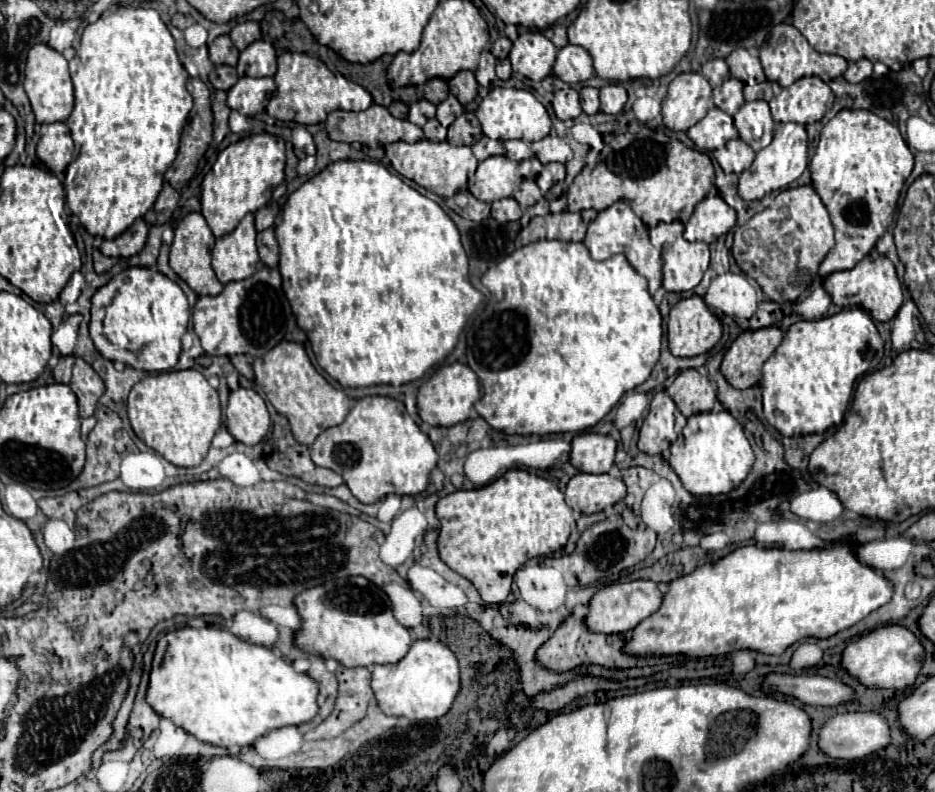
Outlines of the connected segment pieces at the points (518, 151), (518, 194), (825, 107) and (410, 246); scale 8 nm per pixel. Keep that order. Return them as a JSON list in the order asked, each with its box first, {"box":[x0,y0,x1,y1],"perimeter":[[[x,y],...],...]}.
[{"box":[505,141,531,161],"perimeter":[[[505,141],[505,157],[513,159],[513,161],[523,161],[527,157],[531,157],[531,149],[523,143],[523,141]]]},{"box":[513,179,543,209],"perimeter":[[[523,179],[521,185],[517,187],[517,191],[513,193],[513,197],[517,199],[517,203],[523,209],[527,209],[527,207],[535,205],[543,195],[541,195],[541,191],[539,191],[539,187],[537,187],[537,183],[533,179]]]},{"box":[769,77,835,125],"perimeter":[[[803,77],[791,87],[785,87],[777,97],[769,102],[775,122],[793,122],[809,125],[821,121],[821,117],[831,109],[835,97],[827,83],[819,77]]]},{"box":[275,161,483,387],"perimeter":[[[335,161],[325,171],[317,173],[309,181],[305,181],[295,193],[289,195],[283,207],[283,221],[275,227],[275,237],[279,241],[279,273],[283,279],[283,291],[291,305],[291,311],[297,319],[297,325],[307,333],[317,363],[343,387],[369,387],[369,385],[403,385],[411,383],[435,363],[443,361],[455,347],[457,337],[467,321],[467,317],[479,307],[483,295],[473,289],[467,281],[467,255],[459,241],[459,231],[449,215],[429,197],[421,195],[413,187],[409,187],[401,177],[393,175],[379,163],[369,161]]]}]

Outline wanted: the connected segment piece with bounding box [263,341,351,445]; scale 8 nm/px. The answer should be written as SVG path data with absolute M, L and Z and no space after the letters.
M281 341L279 345L275 345L267 355L263 355L263 369L263 391L277 413L285 415L291 421L291 431L297 443L311 445L319 437L319 433L343 423L343 419L347 417L351 409L351 399L343 391L331 387L327 379L317 373L301 343Z

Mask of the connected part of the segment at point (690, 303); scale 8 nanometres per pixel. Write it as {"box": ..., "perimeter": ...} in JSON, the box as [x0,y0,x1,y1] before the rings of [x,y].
{"box":[667,295,721,357],"perimeter":[[[699,295],[681,299],[669,313],[667,341],[675,357],[695,357],[721,339],[721,323]]]}

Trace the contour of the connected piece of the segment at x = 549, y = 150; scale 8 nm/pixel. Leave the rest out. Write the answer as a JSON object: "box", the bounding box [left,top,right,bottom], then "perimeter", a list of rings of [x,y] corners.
{"box":[531,135,573,165],"perimeter":[[[547,135],[545,139],[541,141],[535,141],[531,143],[531,149],[533,155],[541,162],[543,165],[547,163],[567,163],[571,157],[573,157],[573,151],[571,147],[557,135]]]}

